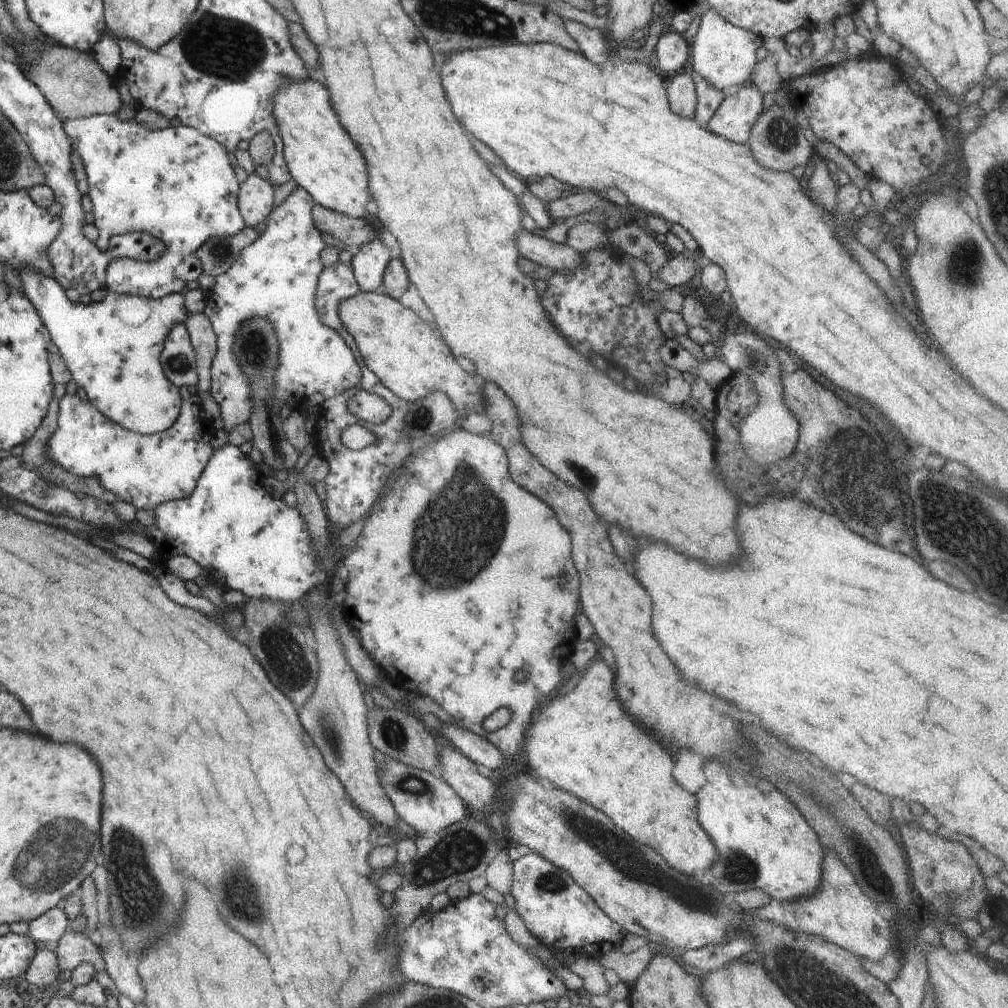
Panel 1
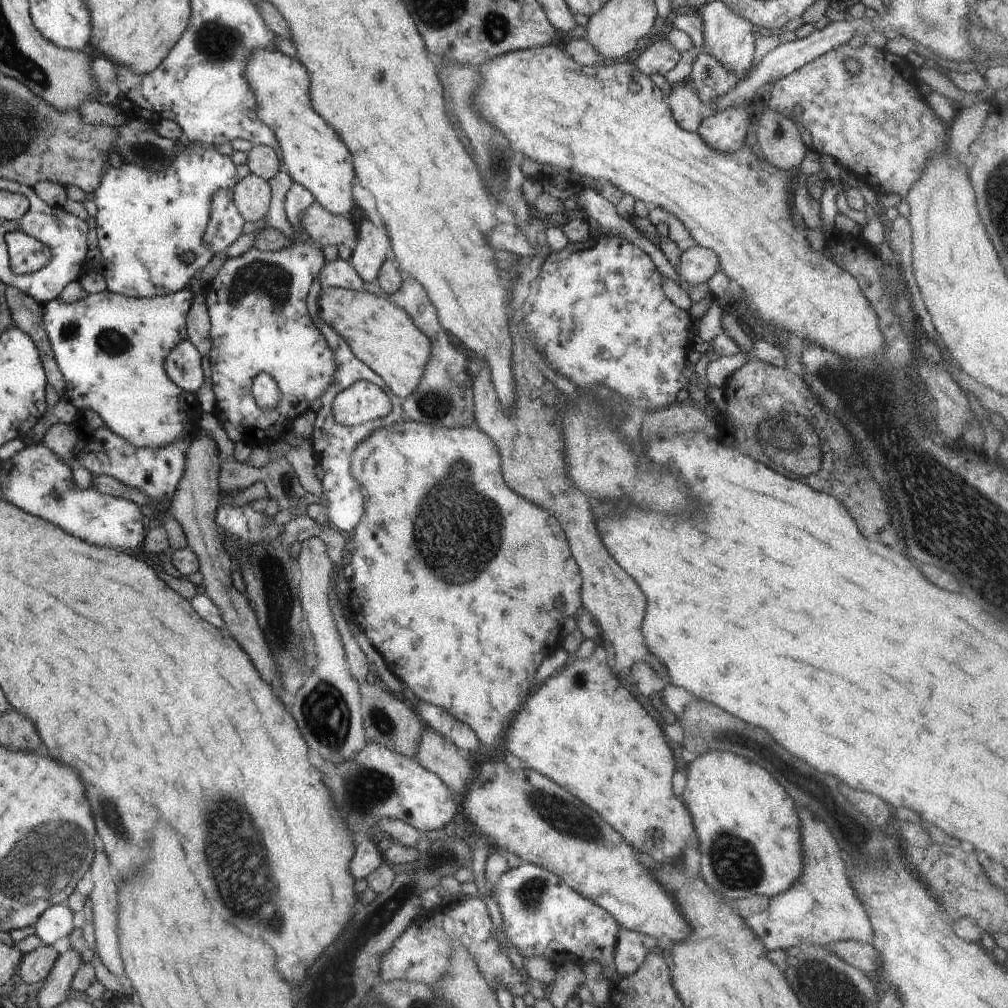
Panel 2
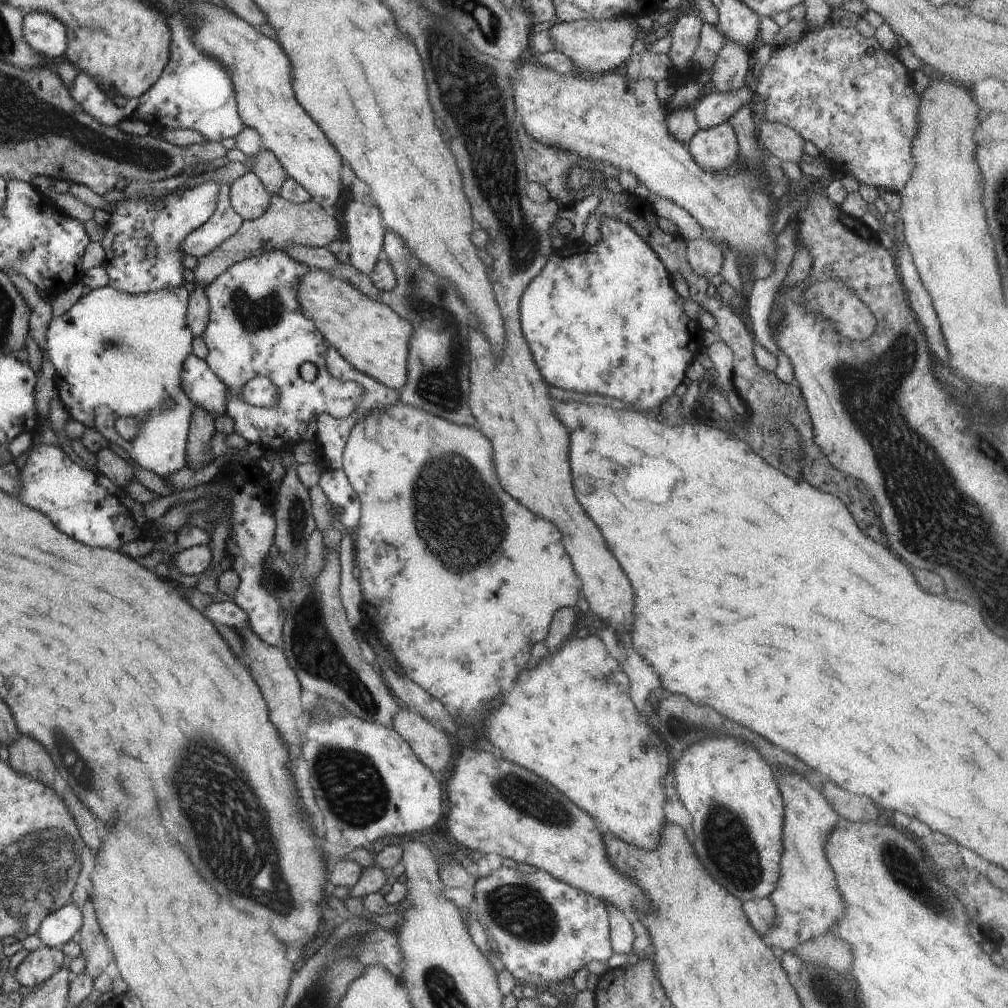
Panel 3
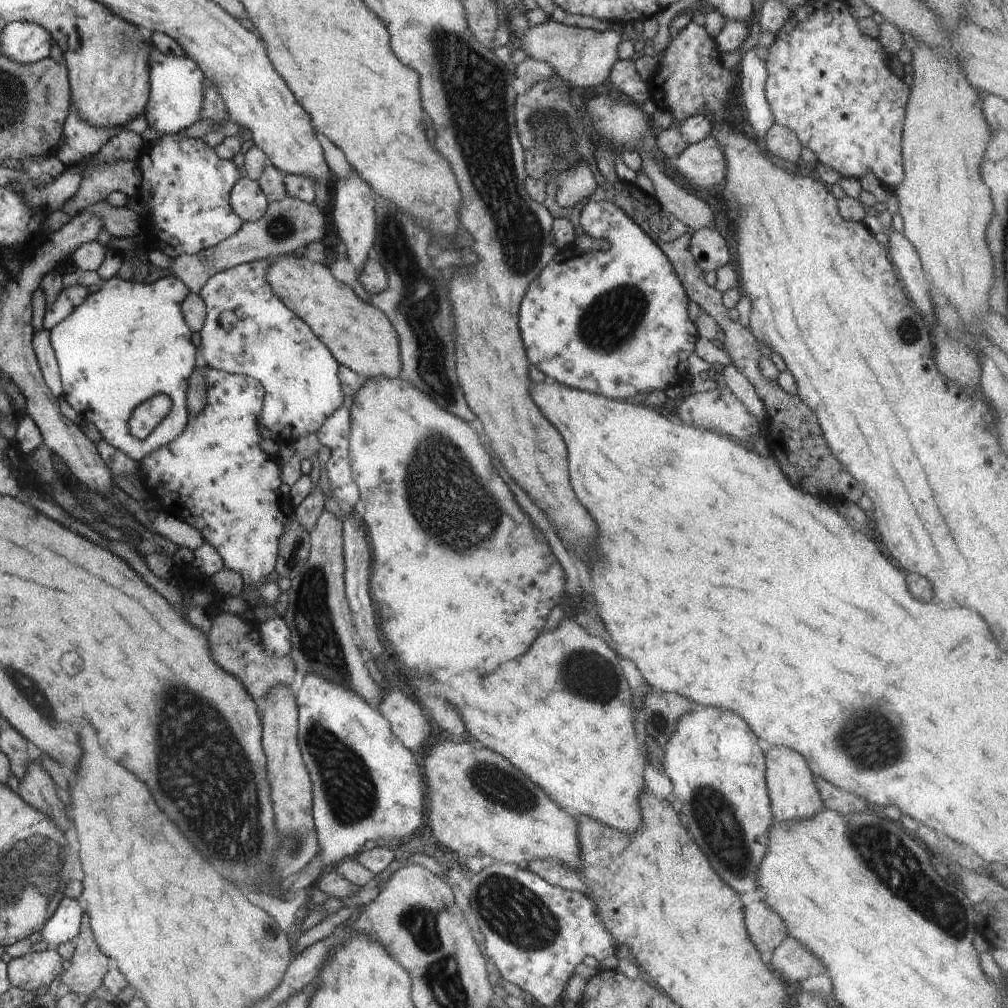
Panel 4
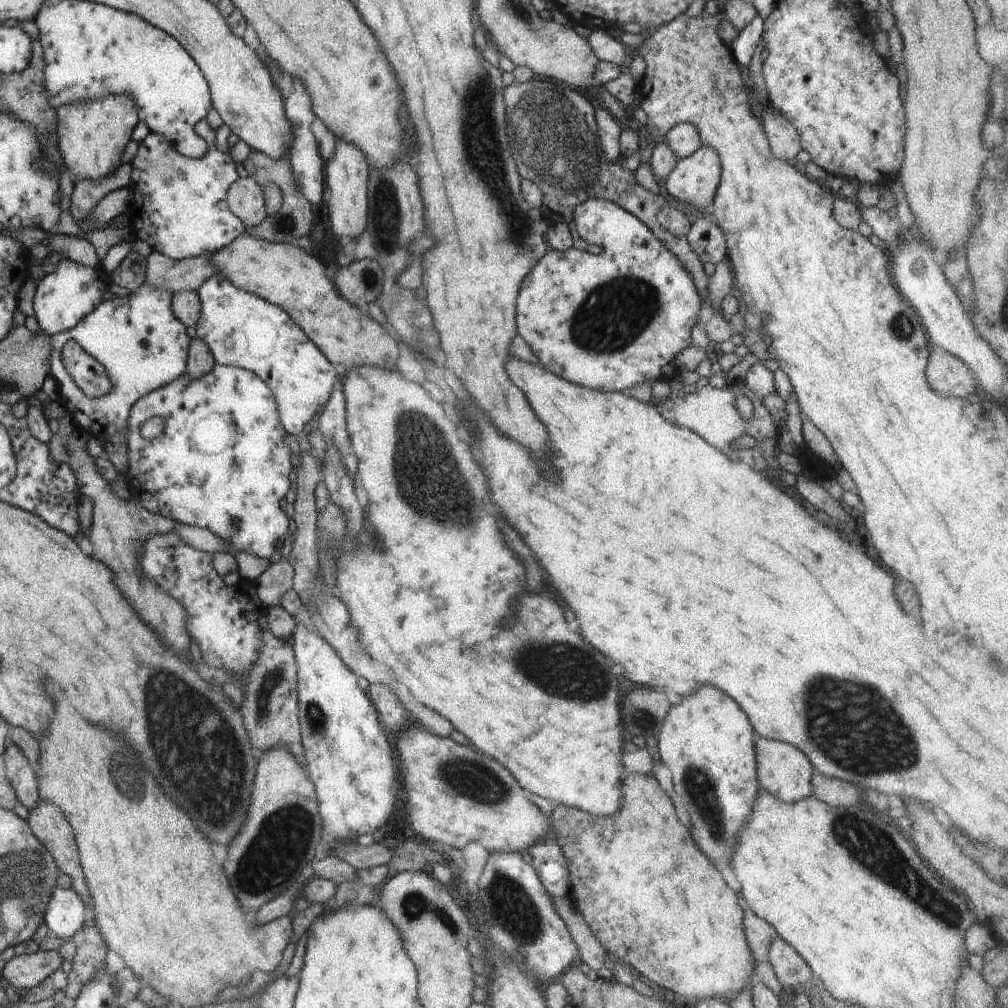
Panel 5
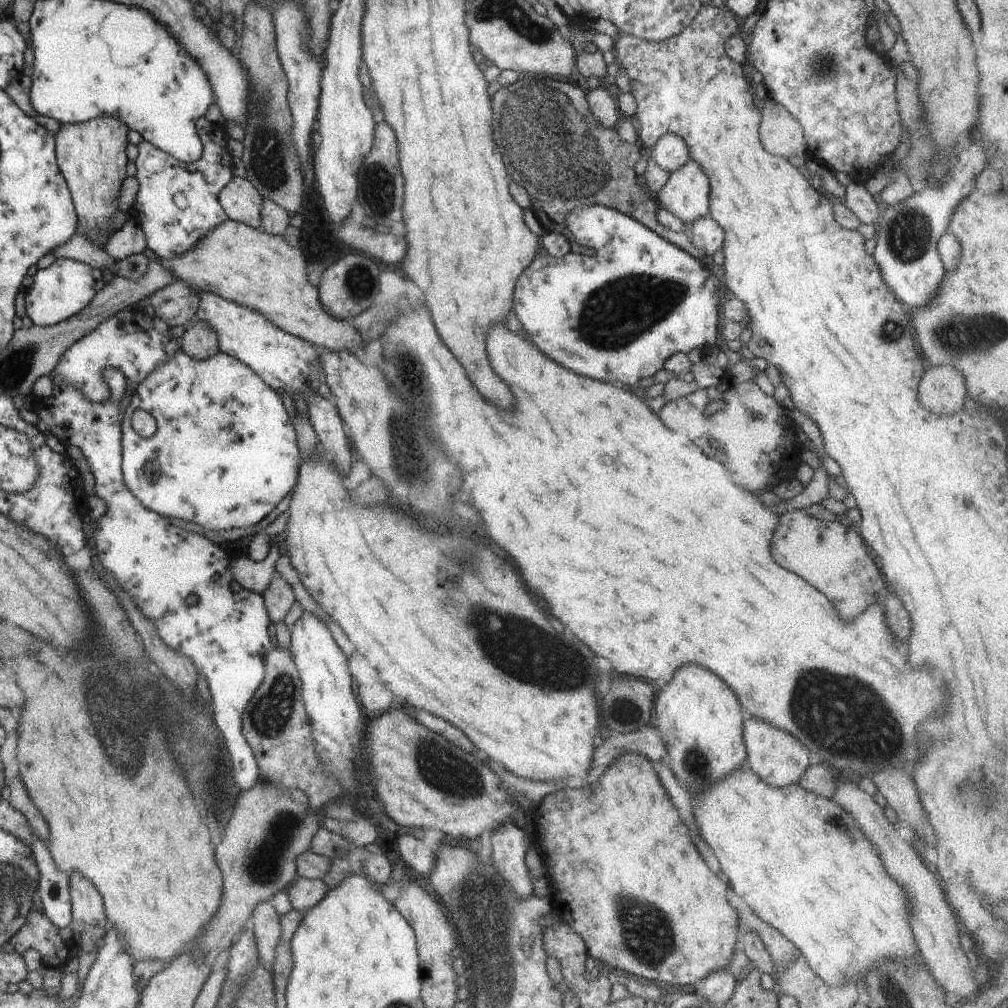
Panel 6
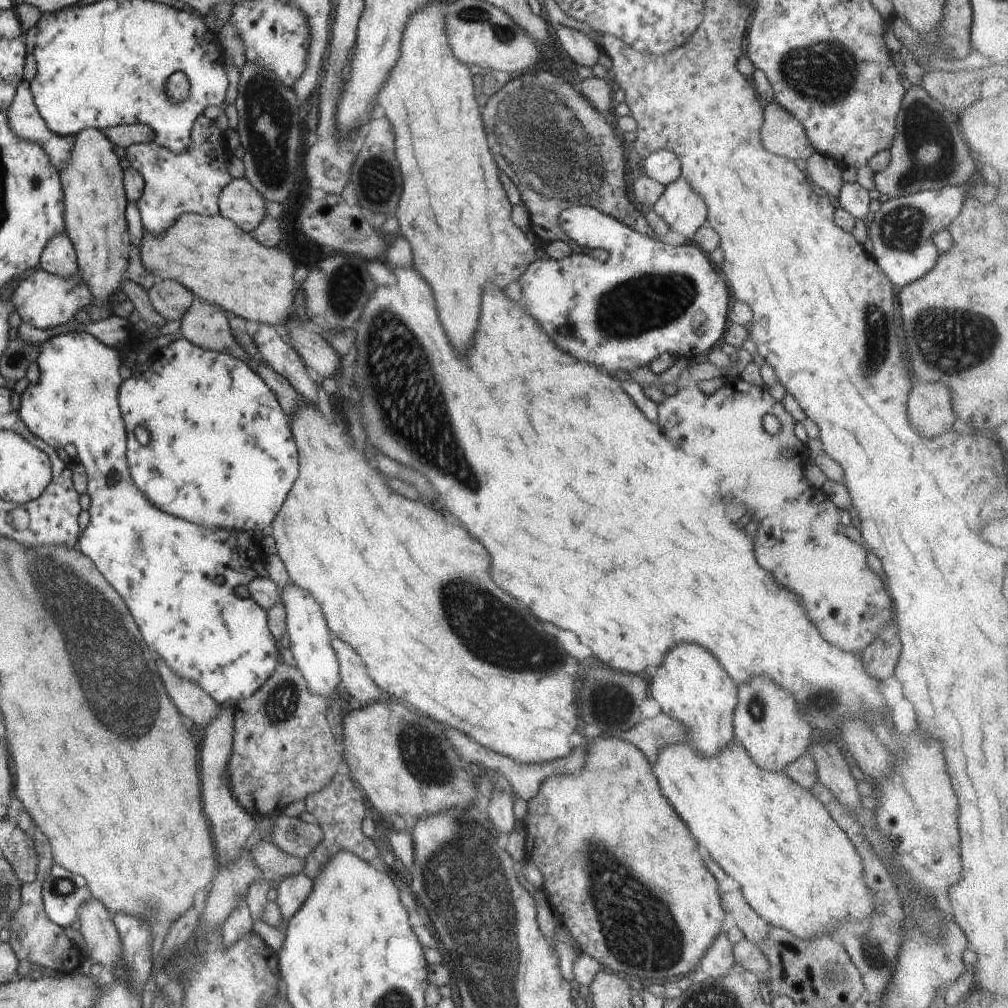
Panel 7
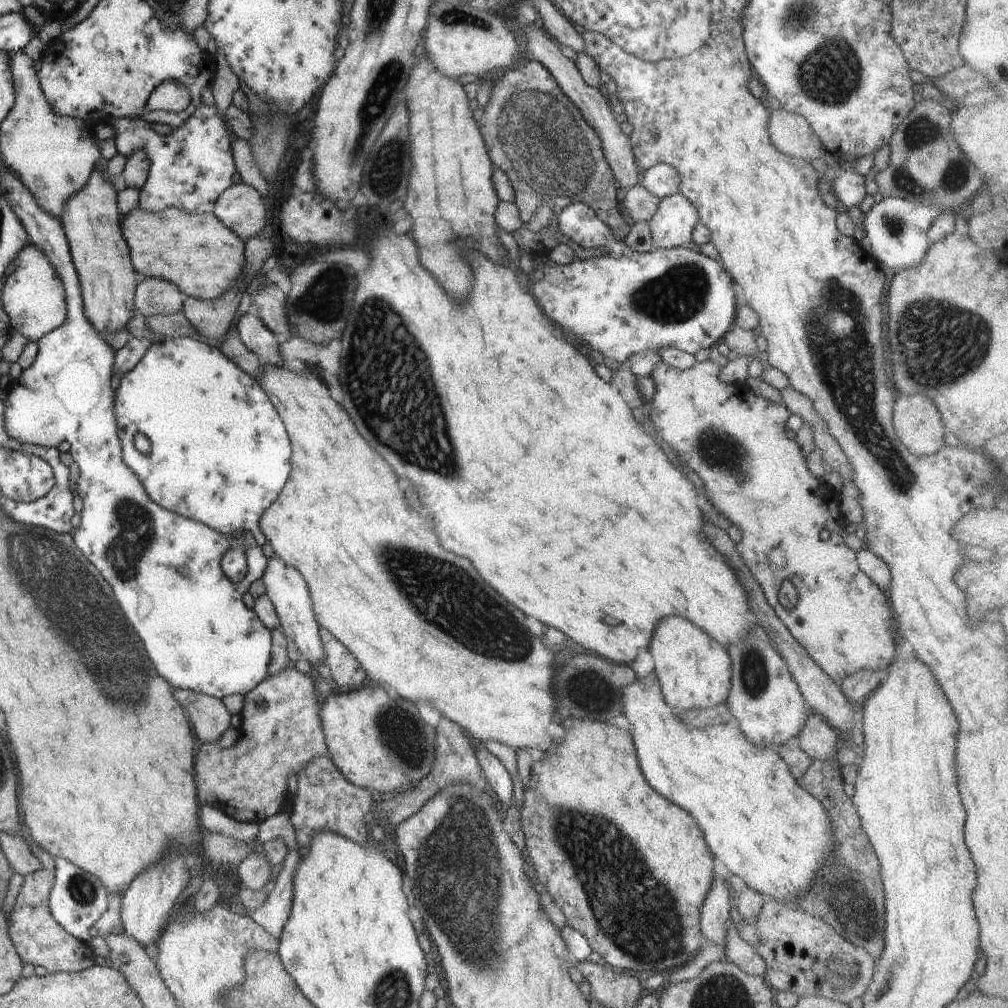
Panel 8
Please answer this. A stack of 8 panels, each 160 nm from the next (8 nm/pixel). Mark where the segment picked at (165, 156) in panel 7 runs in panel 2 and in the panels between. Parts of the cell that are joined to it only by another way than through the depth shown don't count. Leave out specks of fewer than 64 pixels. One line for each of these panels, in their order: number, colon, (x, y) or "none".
2: (225, 226)
3: (223, 223)
4: (185, 186)
5: (179, 208)
6: (177, 204)

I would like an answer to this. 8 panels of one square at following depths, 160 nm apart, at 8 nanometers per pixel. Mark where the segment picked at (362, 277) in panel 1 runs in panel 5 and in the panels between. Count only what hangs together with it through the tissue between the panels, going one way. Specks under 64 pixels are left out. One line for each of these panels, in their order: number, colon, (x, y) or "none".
2: (370, 253)
3: (365, 230)
4: (354, 213)
5: (346, 175)

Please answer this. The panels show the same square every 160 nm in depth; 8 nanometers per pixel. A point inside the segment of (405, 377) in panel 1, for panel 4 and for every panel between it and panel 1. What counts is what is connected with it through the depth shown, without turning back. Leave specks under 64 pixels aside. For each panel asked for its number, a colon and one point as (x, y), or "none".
2: (381, 335)
3: (368, 334)
4: (358, 335)

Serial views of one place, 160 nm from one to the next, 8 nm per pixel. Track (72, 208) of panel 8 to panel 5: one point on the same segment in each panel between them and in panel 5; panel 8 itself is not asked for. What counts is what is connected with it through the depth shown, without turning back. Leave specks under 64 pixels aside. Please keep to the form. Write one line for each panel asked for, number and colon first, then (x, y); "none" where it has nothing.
5: (91, 135)
6: (91, 156)
7: (94, 198)

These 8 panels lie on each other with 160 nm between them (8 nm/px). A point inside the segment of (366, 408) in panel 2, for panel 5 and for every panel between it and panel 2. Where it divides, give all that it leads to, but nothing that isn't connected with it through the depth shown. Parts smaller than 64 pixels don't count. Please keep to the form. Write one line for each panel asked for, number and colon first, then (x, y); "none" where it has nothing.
3: (256, 328)
4: (248, 330)
5: (240, 329)

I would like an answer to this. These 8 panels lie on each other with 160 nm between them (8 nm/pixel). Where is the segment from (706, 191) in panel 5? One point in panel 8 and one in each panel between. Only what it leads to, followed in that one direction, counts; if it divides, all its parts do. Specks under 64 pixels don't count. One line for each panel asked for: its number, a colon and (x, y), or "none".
6: (686, 194)
7: (684, 212)
8: (671, 226)

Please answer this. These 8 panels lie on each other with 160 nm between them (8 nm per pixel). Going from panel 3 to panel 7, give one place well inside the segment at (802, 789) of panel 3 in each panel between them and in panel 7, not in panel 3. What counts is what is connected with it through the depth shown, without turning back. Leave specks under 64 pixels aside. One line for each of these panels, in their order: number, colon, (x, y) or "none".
4: (793, 794)
5: (782, 769)
6: (777, 758)
7: (767, 721)

